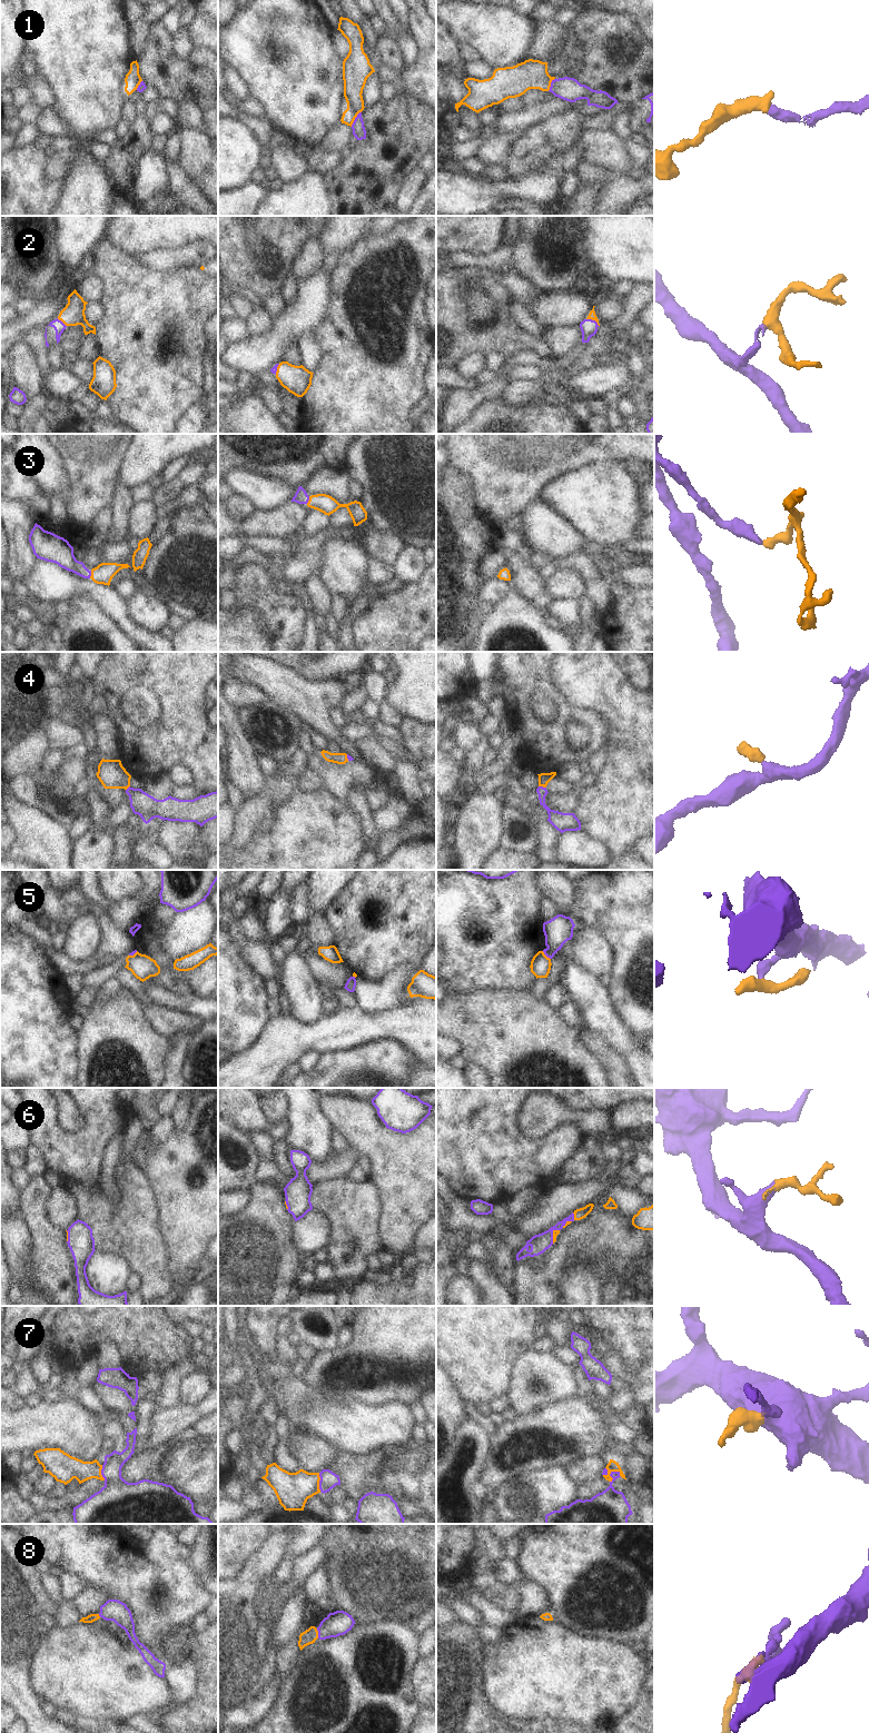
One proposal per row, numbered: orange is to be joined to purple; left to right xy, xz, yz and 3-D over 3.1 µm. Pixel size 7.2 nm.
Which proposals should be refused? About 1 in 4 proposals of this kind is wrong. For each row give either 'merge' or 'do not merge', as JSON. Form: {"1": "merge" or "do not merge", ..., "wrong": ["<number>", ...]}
{"1": "merge", "2": "merge", "3": "merge", "4": "merge", "5": "do not merge", "6": "merge", "7": "merge", "8": "merge", "wrong": ["5"]}

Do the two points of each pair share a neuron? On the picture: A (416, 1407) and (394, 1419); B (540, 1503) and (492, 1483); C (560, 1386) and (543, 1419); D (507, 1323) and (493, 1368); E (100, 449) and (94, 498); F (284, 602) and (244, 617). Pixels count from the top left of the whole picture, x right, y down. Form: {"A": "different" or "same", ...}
{"A": "different", "B": "different", "C": "different", "D": "same", "E": "same", "F": "different"}

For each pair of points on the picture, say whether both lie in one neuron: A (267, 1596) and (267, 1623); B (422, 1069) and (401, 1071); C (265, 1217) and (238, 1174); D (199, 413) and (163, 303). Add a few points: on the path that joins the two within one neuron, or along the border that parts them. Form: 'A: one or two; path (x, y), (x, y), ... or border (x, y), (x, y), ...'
A: one; path (266, 1603), (266, 1616)
B: two; border (415, 1058), (410, 1065), (410, 1076)
C: two; border (257, 1181), (250, 1188)
D: two; border (203, 397), (178, 422)

